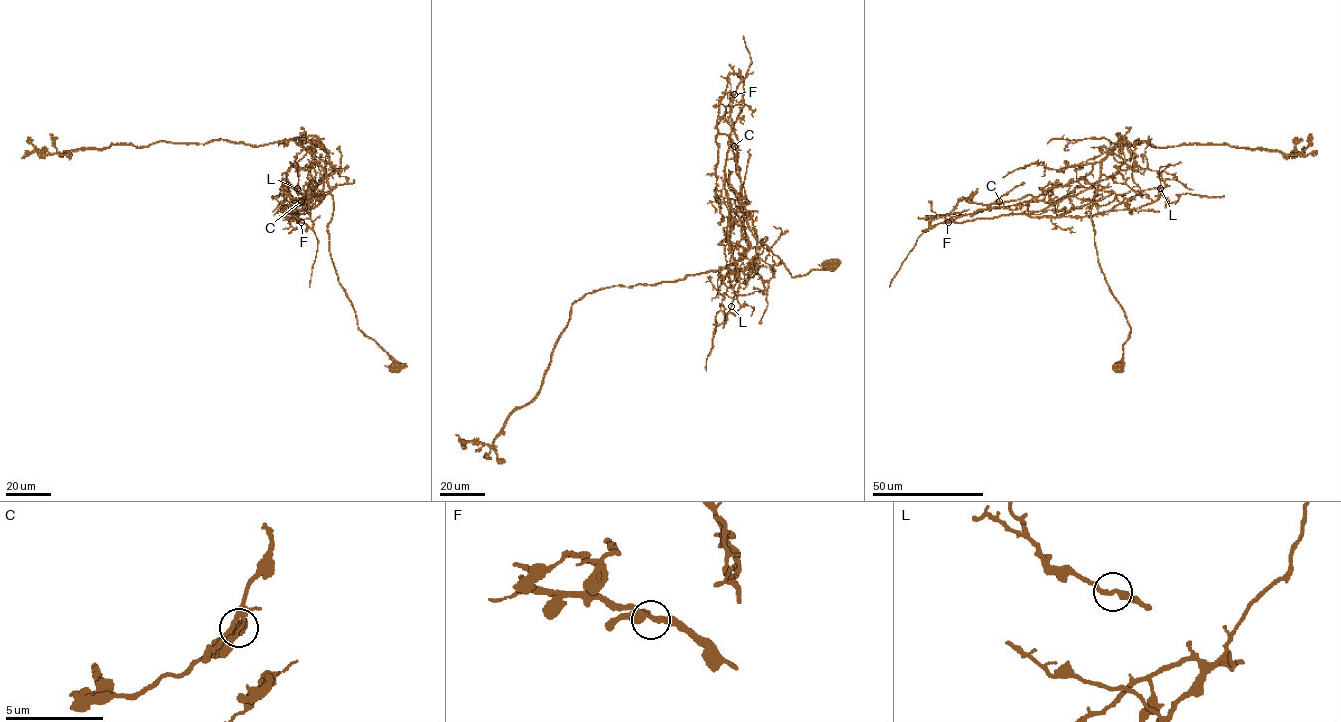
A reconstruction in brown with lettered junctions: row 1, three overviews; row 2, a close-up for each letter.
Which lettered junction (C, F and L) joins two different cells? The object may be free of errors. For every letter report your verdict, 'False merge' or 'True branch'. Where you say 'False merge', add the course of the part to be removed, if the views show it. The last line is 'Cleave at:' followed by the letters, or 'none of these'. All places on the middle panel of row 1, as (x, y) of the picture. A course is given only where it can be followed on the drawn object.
C: False merge. Course of the part to remove: (734, 146), (717, 126), (719, 105), (730, 92), (724, 187), (740, 307), (715, 328), (706, 371)
F: True branch
L: True branch
Cleave at: C

